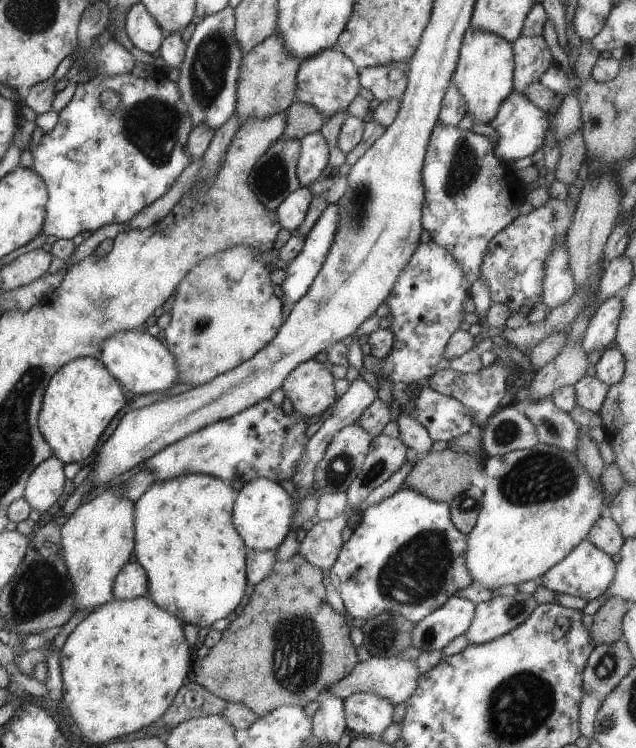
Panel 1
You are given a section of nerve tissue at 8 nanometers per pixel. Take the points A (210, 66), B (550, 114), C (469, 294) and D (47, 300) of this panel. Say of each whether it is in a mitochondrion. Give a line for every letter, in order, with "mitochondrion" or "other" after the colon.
A: mitochondrion
B: other
C: other
D: other

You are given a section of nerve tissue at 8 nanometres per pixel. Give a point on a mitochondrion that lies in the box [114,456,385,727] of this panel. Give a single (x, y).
(297, 659)

